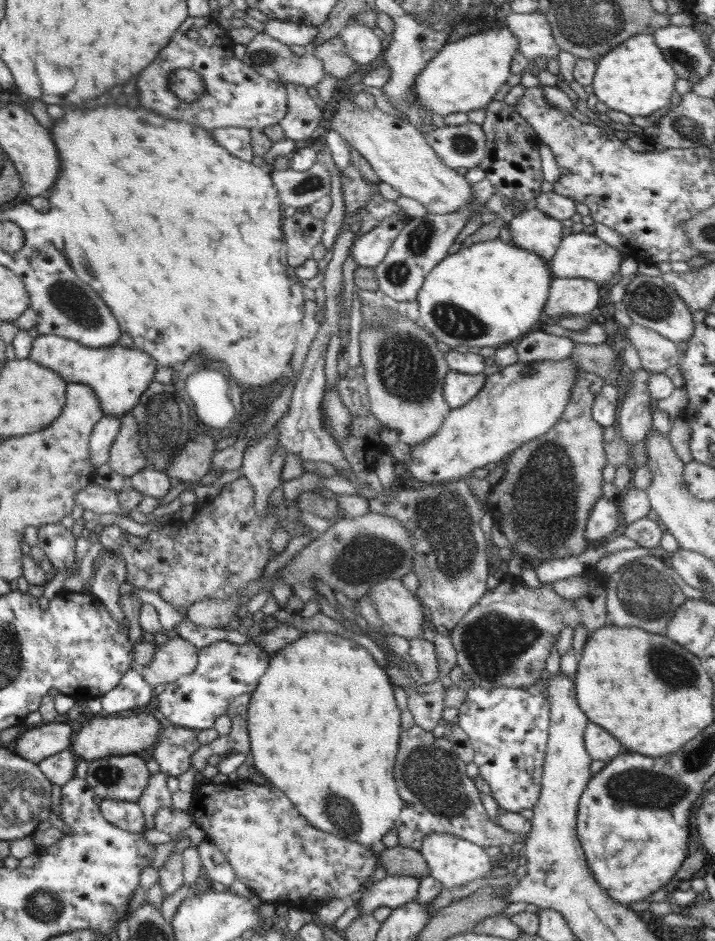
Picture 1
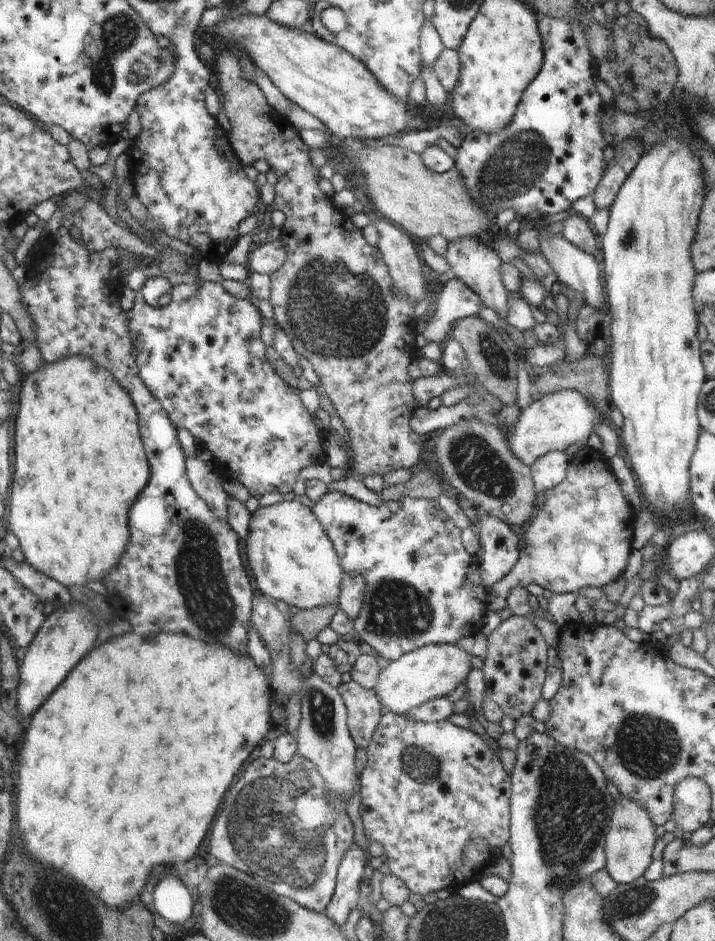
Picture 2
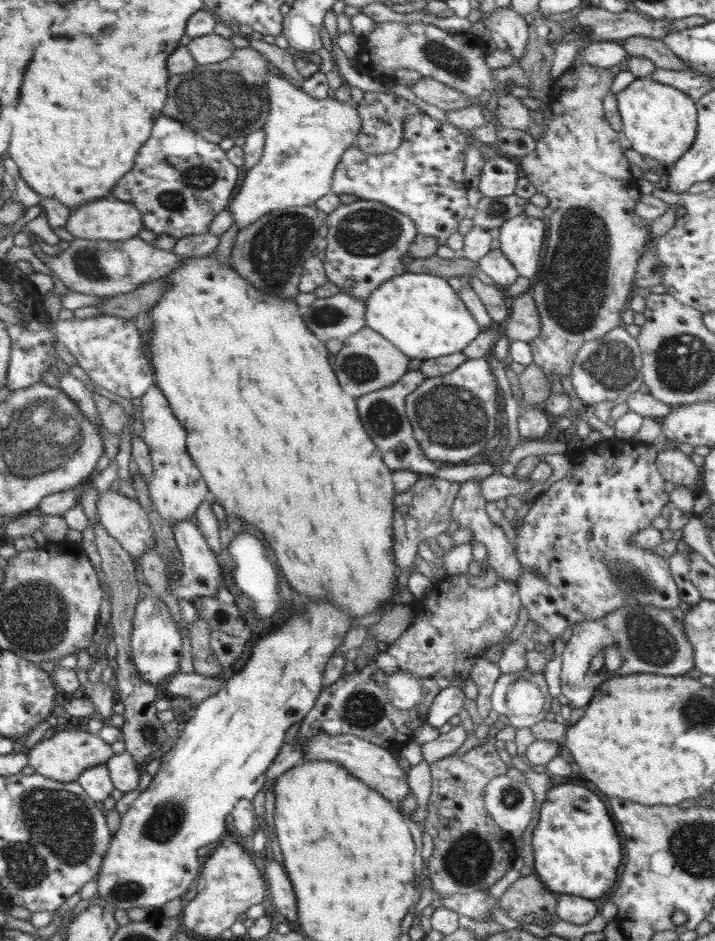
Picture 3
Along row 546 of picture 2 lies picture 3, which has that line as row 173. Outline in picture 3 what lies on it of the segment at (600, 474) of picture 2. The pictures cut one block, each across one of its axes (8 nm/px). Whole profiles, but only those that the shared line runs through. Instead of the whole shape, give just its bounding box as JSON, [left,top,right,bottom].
[517,62,650,381]

